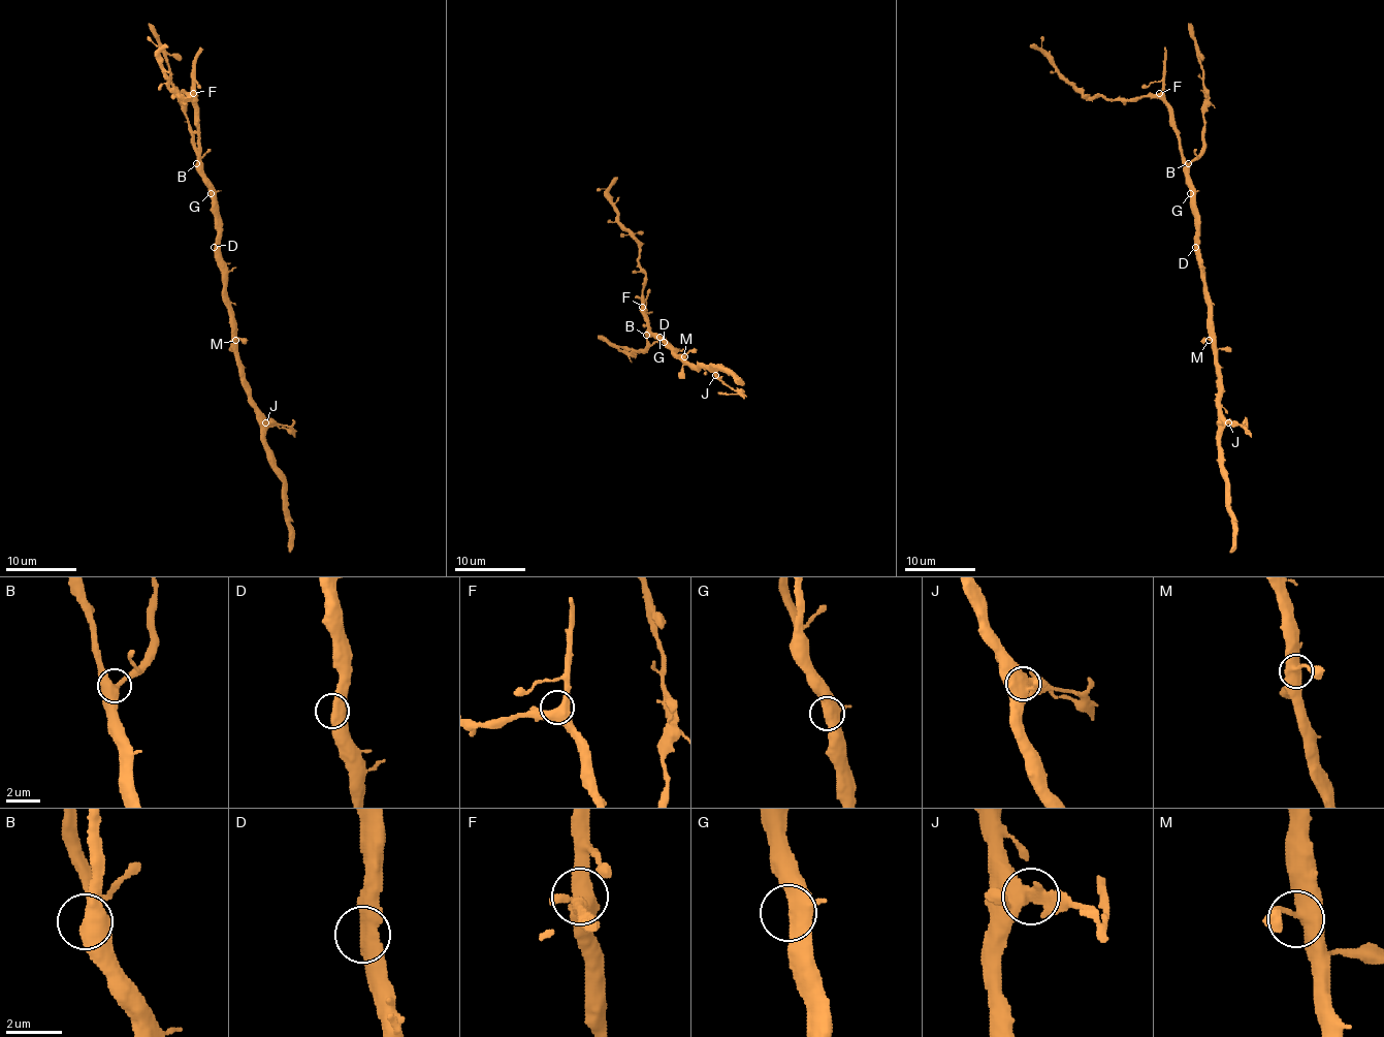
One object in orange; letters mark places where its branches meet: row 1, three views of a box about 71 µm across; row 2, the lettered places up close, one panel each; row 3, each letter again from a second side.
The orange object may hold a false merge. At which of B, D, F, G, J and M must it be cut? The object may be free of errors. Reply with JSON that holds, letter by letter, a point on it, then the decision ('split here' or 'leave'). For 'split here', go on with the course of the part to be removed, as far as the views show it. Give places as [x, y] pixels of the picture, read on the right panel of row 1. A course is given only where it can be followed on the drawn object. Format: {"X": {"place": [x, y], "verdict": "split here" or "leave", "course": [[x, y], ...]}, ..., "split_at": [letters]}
{"B": {"place": [1188, 163], "verdict": "leave"}, "D": {"place": [1195, 247], "verdict": "leave"}, "F": {"place": [1159, 93], "verdict": "leave"}, "G": {"place": [1190, 193], "verdict": "leave"}, "J": {"place": [1228, 422], "verdict": "split here", "course": [[1228, 421], [1246, 427], [1245, 416]]}, "M": {"place": [1209, 340], "verdict": "leave"}, "split_at": ["J"]}

